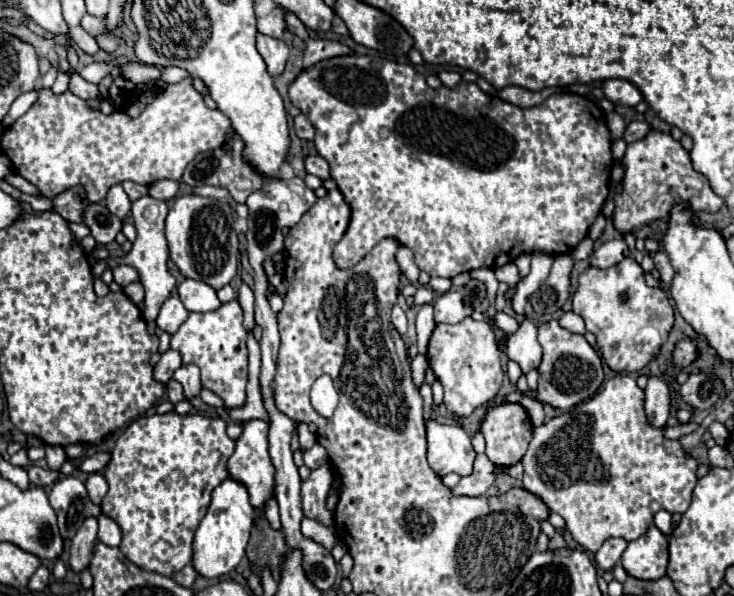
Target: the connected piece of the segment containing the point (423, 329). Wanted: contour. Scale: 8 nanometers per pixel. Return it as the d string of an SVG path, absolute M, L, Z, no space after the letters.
M429 303L421 305L421 309L417 313L417 347L419 347L421 355L427 353L427 343L429 343L429 337L431 337L433 329L435 329L433 307Z

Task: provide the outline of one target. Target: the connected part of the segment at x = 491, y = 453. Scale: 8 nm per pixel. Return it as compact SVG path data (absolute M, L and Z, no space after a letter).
M501 403L489 407L487 423L483 425L487 441L487 457L495 465L515 465L529 447L533 425L527 411L519 403Z

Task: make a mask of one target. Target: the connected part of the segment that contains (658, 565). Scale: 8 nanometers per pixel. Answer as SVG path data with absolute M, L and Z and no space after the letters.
M653 525L645 535L641 535L641 539L627 543L621 563L635 579L661 579L669 563L667 545L667 535Z

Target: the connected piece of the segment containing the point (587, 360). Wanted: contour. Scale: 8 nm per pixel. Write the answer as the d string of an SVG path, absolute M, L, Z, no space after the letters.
M549 321L539 327L539 343L543 347L543 361L539 365L537 401L569 411L599 391L603 383L603 363L599 353L587 343L583 335L563 329L559 321Z

